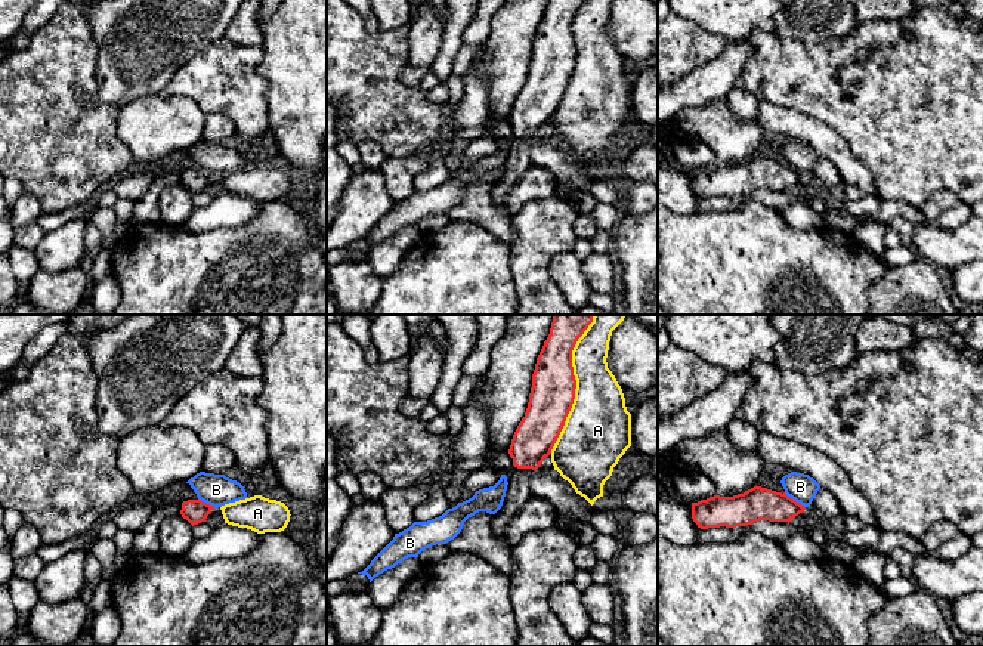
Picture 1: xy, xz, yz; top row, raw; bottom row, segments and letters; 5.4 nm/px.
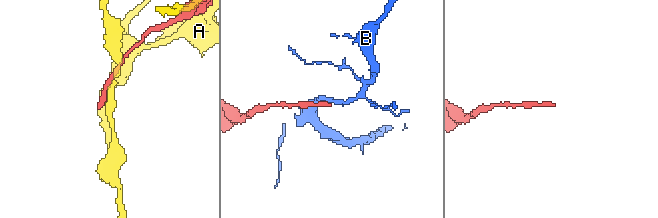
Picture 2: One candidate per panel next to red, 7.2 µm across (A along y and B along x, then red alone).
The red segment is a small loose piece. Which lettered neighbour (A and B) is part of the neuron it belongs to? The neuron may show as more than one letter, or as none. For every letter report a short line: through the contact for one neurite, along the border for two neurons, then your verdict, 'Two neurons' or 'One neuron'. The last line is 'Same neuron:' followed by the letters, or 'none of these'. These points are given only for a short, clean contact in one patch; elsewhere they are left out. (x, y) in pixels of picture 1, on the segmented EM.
A: Two neurons
B: Line: yz (784, 492), (804, 507). Two neurons
Same neuron: none of these

